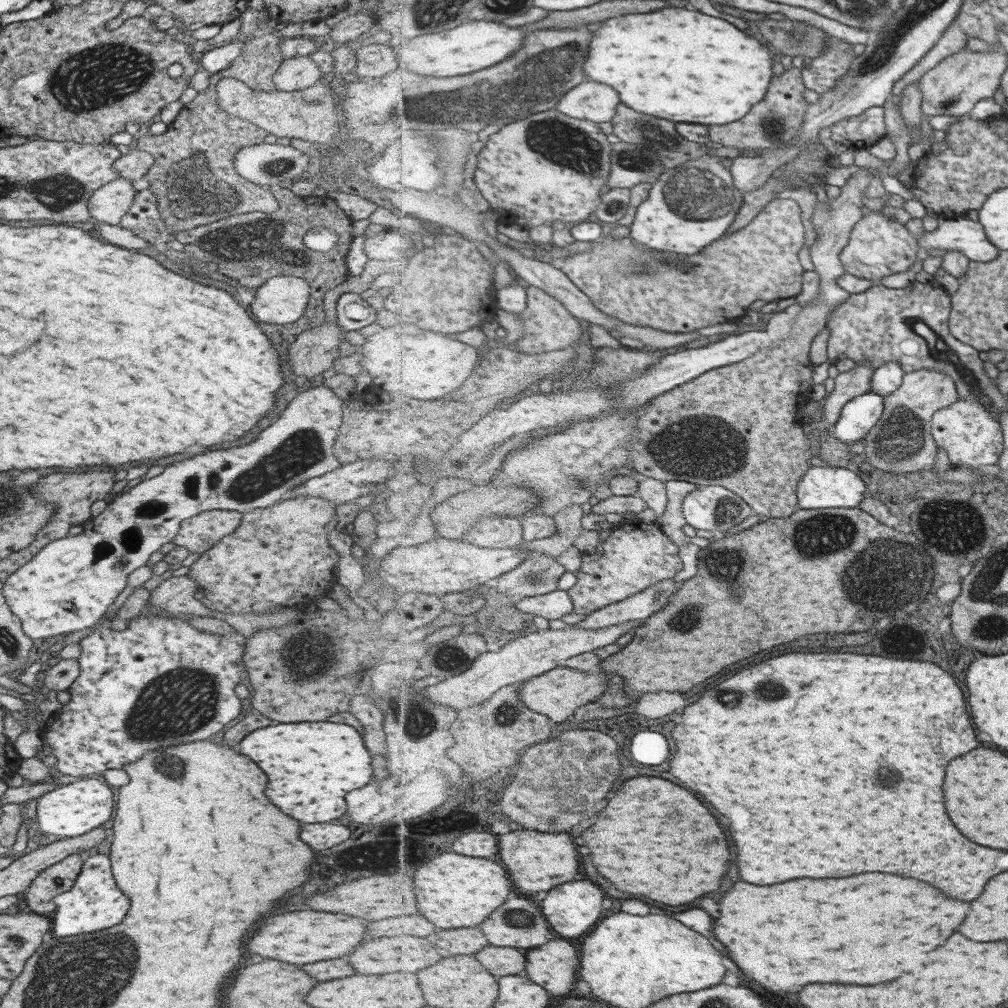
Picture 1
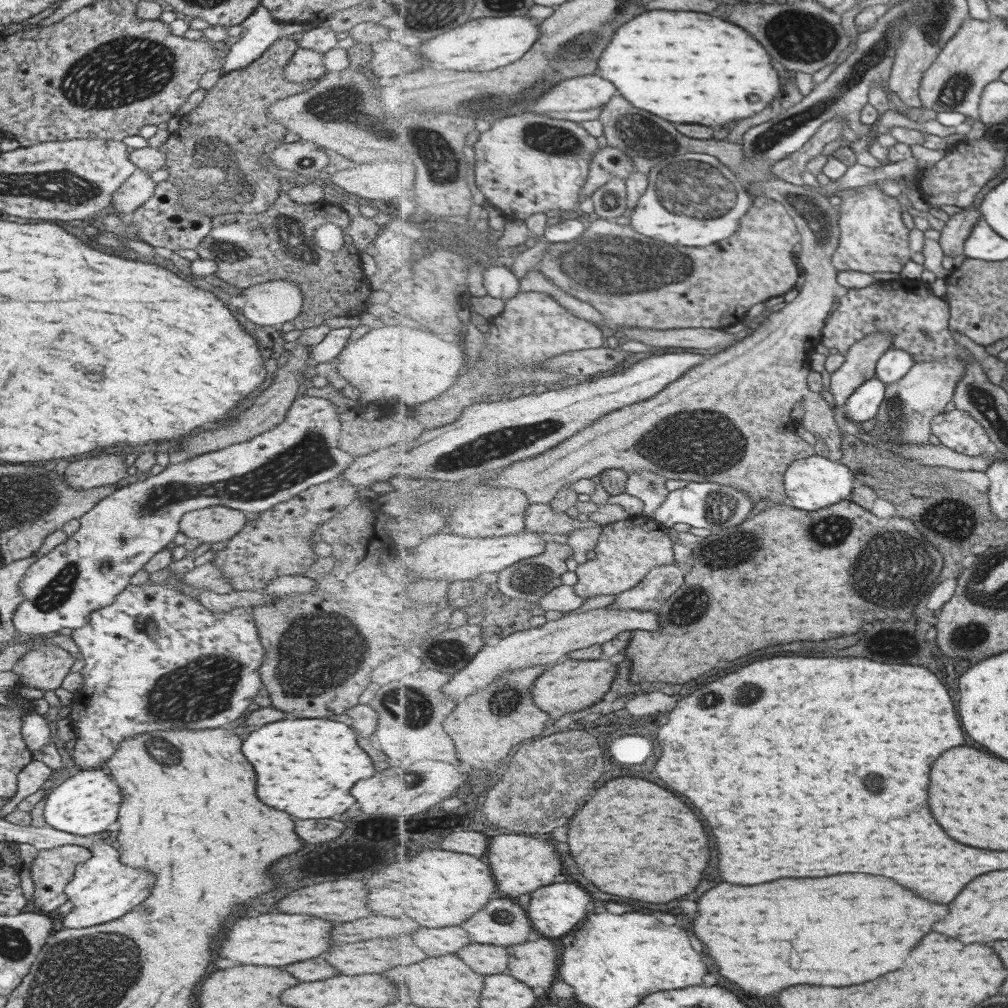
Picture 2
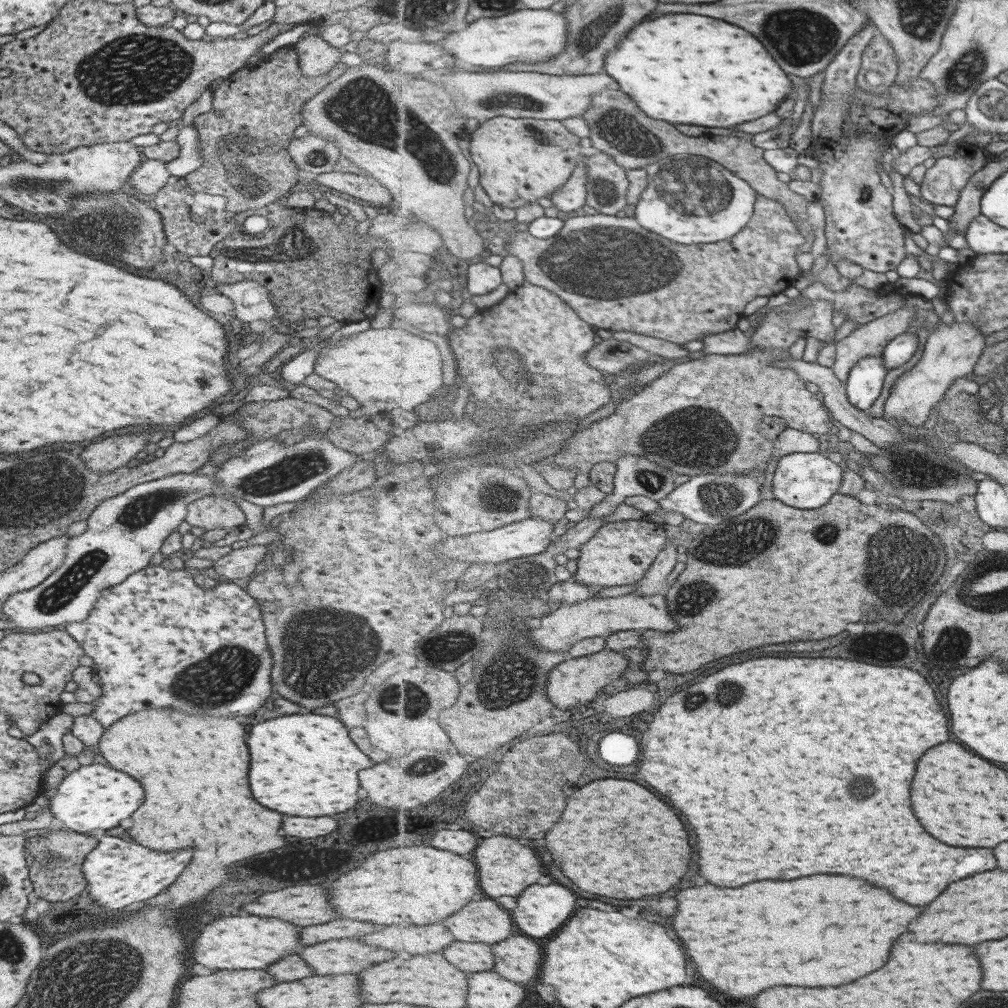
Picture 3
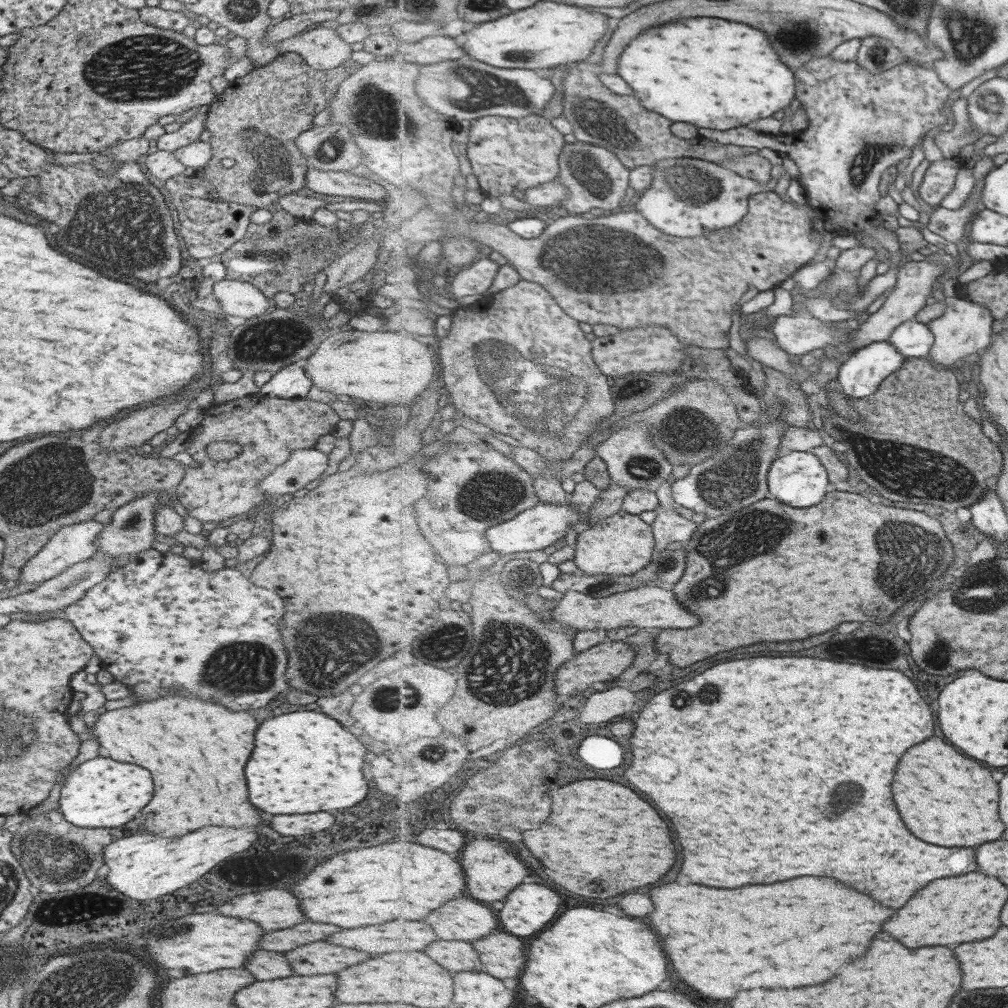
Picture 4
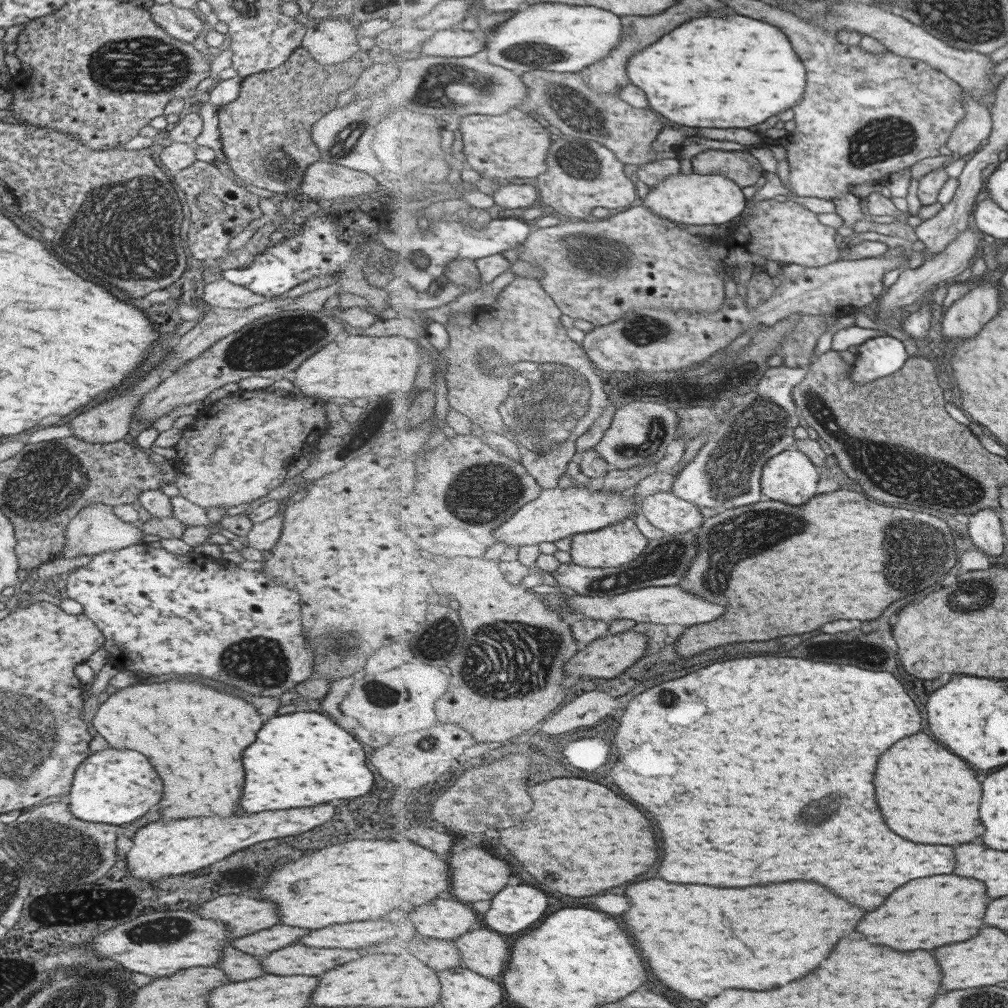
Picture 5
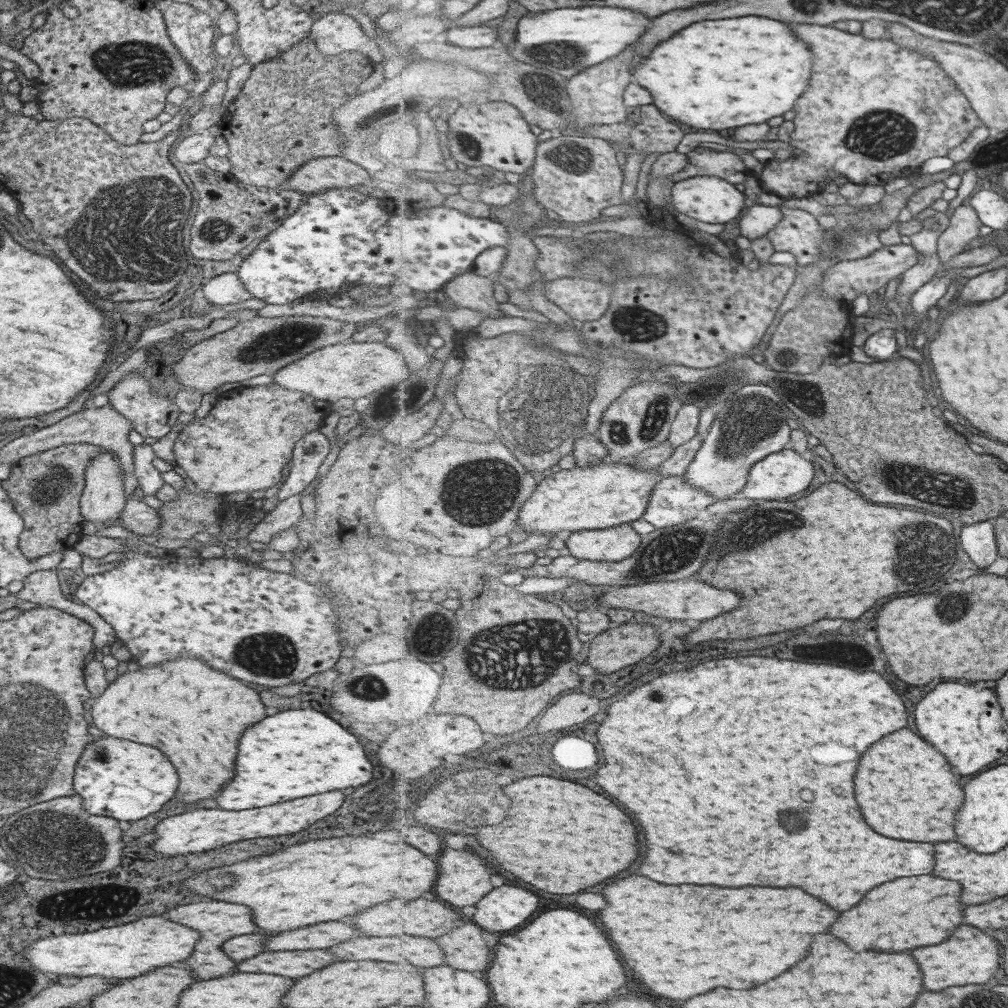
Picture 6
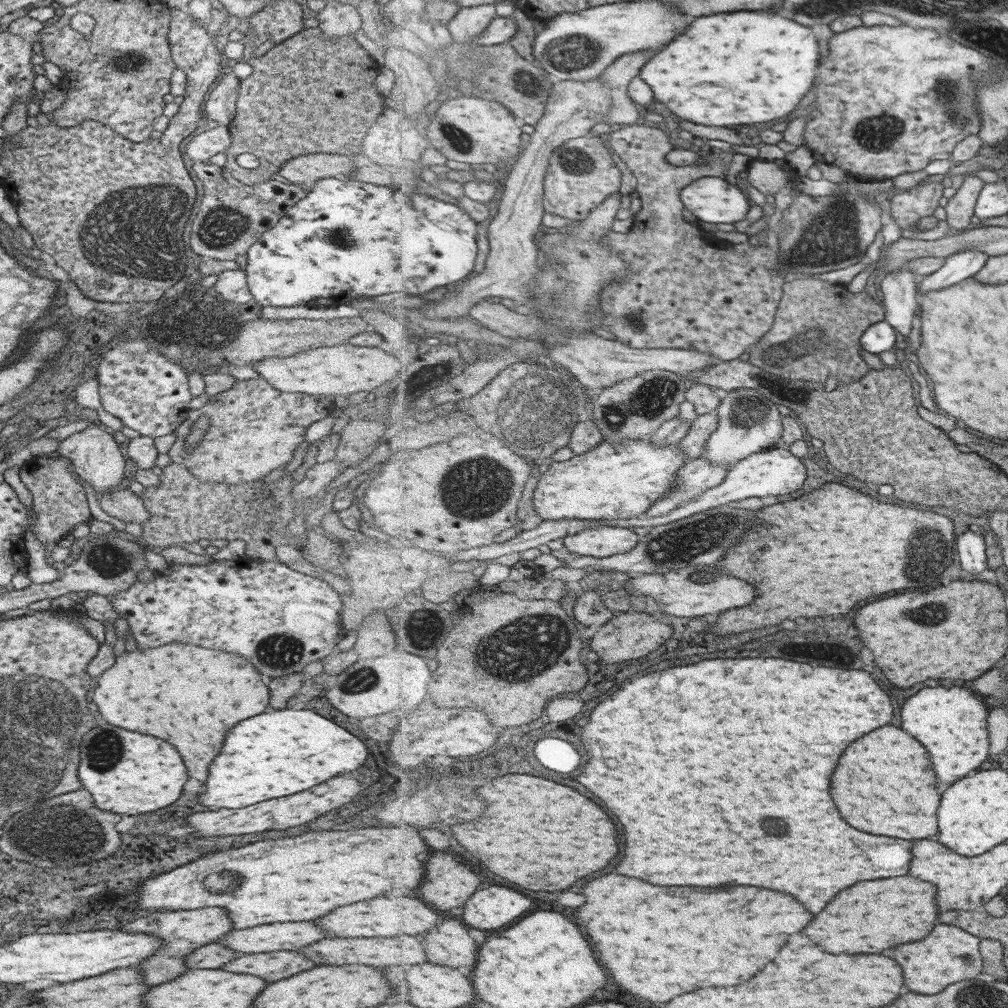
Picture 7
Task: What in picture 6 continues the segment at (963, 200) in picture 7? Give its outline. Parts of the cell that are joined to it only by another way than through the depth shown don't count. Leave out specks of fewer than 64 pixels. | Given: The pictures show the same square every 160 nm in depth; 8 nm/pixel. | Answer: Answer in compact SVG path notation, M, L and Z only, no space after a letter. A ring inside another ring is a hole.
M966 200L952 213L951 226L939 237L938 254L943 263L950 262L957 254L979 238L982 220L972 205Z

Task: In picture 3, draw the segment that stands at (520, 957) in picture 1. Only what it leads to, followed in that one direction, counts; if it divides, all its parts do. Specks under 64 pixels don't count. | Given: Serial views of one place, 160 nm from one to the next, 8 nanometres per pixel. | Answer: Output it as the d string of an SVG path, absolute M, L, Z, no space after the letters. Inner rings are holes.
M456 940L455 944L445 948L445 958L468 974L493 971L496 967L493 947L485 943L466 943Z

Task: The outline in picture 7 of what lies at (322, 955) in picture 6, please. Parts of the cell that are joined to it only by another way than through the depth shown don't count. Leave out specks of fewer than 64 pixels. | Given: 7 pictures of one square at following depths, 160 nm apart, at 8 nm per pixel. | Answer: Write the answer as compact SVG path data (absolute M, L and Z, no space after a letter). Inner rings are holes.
M264 952L259 954L240 955L220 966L219 969L258 976L267 982L293 976L297 972L313 968L313 962L297 952Z

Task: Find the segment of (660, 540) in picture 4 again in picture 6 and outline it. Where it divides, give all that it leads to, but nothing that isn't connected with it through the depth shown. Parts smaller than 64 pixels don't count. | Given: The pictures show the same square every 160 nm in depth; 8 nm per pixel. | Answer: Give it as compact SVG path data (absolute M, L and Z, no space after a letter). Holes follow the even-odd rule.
M683 475L664 477L652 492L644 520L655 528L669 528L706 516L705 508L716 502L712 494L689 485Z

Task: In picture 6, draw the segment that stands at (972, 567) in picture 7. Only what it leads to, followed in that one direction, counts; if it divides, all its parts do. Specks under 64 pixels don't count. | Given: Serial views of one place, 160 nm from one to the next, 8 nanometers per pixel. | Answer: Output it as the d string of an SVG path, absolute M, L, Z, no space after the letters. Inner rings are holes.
M975 521L961 530L962 548L977 564L977 568L991 566L1000 555L996 526L987 521Z

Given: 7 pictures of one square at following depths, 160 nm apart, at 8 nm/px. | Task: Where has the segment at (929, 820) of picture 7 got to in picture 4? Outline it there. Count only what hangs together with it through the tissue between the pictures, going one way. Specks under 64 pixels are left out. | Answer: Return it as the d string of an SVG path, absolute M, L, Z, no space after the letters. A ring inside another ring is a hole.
M943 738L927 740L919 744L901 760L901 772L897 772L897 784L893 784L893 792L897 792L897 808L901 808L901 816L905 816L905 824L921 836L921 840L929 840L937 846L981 846L985 842L993 842L1003 838L1007 826L999 818L999 800L1001 786L993 778L993 772L987 770L981 762L967 758L957 752L955 746L947 744Z

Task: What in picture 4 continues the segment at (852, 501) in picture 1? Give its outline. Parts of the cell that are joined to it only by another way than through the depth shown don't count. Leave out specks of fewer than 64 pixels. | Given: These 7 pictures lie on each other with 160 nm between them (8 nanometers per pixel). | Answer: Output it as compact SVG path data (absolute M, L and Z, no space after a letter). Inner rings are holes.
M810 452L783 454L774 460L768 472L771 496L795 508L809 508L823 502L828 493L827 486L830 481L830 472L827 467L815 453Z

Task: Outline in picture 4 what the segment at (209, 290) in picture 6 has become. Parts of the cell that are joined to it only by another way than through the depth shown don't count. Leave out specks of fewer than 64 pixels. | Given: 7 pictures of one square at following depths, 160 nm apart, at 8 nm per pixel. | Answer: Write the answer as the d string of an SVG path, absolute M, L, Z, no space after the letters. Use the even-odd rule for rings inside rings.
M215 281L212 293L221 305L221 316L251 319L266 313L268 299L253 284L244 281Z

